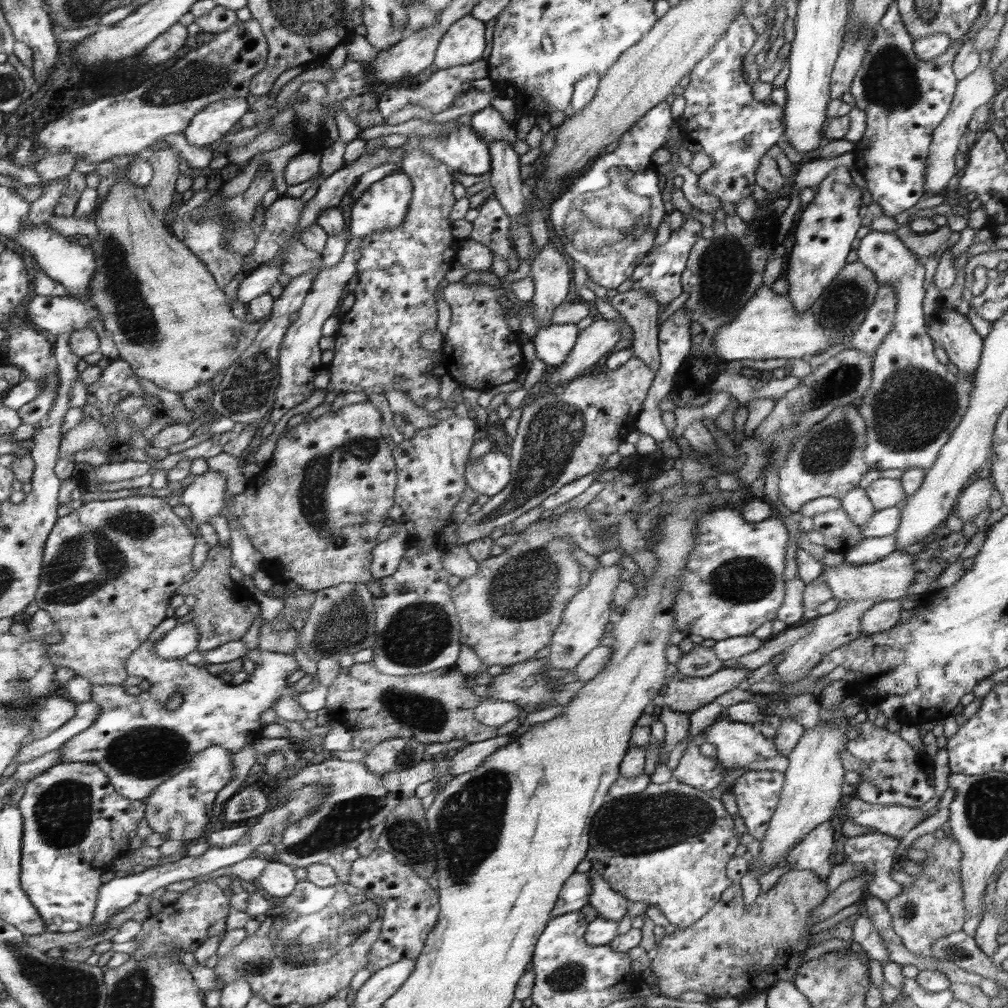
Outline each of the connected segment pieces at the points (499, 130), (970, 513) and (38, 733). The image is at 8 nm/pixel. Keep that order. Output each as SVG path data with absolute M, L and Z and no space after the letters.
M492 106L474 113L470 126L481 134L482 140L488 144L492 141L508 141L514 144L518 139L514 124L502 119L501 114Z
M978 479L968 488L964 488L955 504L955 512L965 522L974 522L980 512L989 508L988 502L994 486L987 479Z
M47 697L36 716L31 734L34 739L44 739L67 724L74 716L76 704L66 698Z

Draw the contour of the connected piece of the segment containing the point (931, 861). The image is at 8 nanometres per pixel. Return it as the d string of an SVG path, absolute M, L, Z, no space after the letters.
M949 835L940 839L928 850L922 875L914 875L912 885L898 893L898 896L885 902L894 932L900 936L903 944L914 951L919 958L930 958L932 941L952 932L962 931L966 917L964 890L960 881L960 862L962 851L954 836Z

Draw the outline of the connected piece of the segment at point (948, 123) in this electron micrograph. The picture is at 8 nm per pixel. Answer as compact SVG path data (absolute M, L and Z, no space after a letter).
M990 60L984 66L980 64L972 74L957 82L952 108L949 110L948 116L942 121L942 124L934 129L933 146L931 146L931 152L929 154L929 168L926 170L924 197L932 197L945 193L950 183L955 182L957 171L954 165L954 156L958 152L960 138L962 138L962 135L968 133L967 126L970 120L972 120L974 111L982 105L991 104L998 92L999 88L994 82L994 73L990 70Z

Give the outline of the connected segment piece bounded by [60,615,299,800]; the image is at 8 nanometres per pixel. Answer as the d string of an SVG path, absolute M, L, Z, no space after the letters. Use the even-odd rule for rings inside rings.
M173 615L170 618L166 618L164 622L161 622L161 624L154 629L154 632L150 633L149 640L146 640L146 642L141 645L141 648L138 648L138 650L133 653L133 656L130 656L129 662L127 662L127 670L129 671L129 675L146 679L152 687L147 692L140 693L137 696L129 696L126 694L125 688L122 685L99 686L96 684L95 686L91 686L91 700L95 704L98 704L100 708L100 713L96 718L97 722L94 722L94 724L92 724L92 726L90 726L90 728L88 728L83 734L68 740L68 742L60 748L60 762L91 762L97 764L97 766L103 771L106 771L106 774L109 775L109 778L112 780L112 783L116 789L129 799L144 800L146 797L150 796L150 793L154 792L154 789L158 788L158 785L162 784L164 781L168 781L170 777L174 776L174 774L180 773L186 765L189 765L191 759L194 757L194 754L201 753L202 750L209 749L212 746L222 746L225 747L226 750L228 750L233 756L237 751L244 748L246 745L256 743L256 741L258 741L258 736L260 736L260 728L262 728L260 714L262 714L264 710L268 710L270 706L276 706L279 699L281 699L281 697L286 693L289 675L299 669L294 654L282 654L256 649L252 653L252 656L256 661L256 668L254 669L254 672L252 672L252 675L249 676L247 681L243 684L235 685L224 682L219 678L219 676L212 676L208 669L206 669L206 666L198 667L196 665L189 664L185 661L185 659L170 660L170 658L158 658L158 654L154 652L154 645L156 645L158 641L162 640L162 637L166 636L166 633L170 632L170 630L177 625L176 622L177 617ZM176 691L180 691L182 693L184 702L182 702L181 707L176 708L176 710L168 710L168 708L166 708L166 704L169 698L171 698Z

